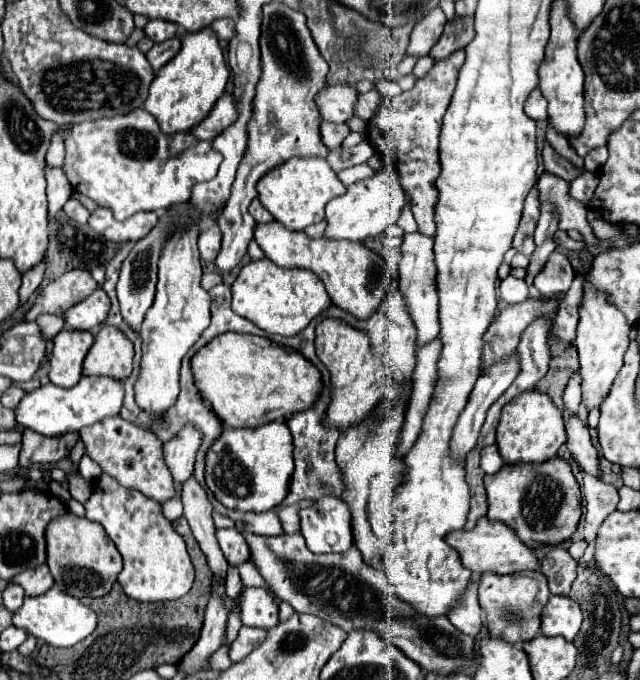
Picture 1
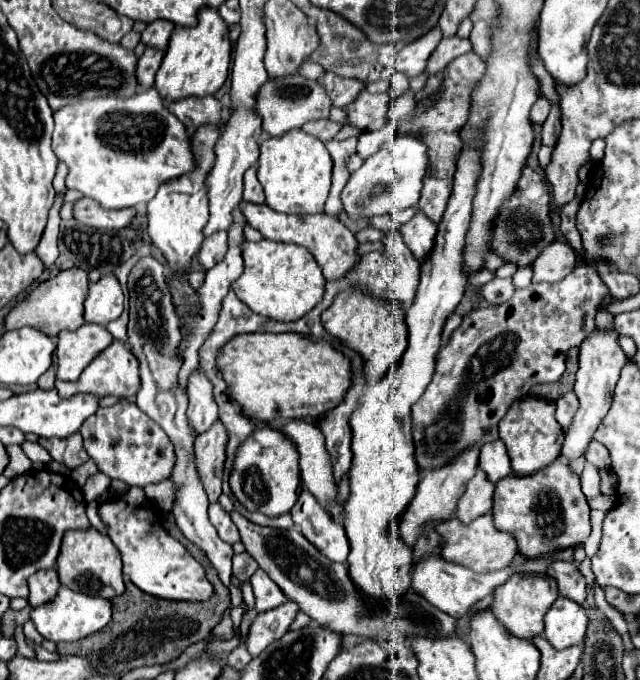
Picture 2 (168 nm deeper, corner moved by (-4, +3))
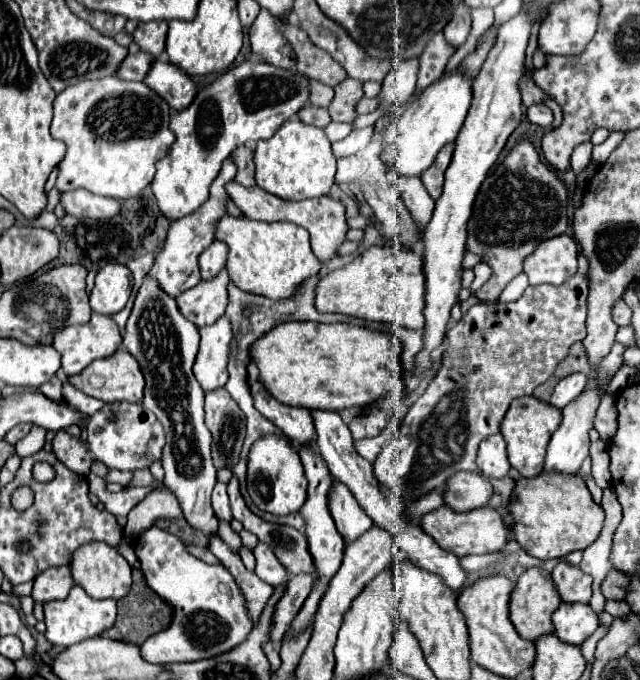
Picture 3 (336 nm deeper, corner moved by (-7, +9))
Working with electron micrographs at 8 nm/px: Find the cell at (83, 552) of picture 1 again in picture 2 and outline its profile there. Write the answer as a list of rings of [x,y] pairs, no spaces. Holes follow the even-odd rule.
[[[96,528],[88,530],[68,530],[62,540],[60,556],[56,560],[56,570],[60,574],[62,586],[100,598],[116,598],[124,592],[122,580],[122,560],[120,552],[112,544],[112,540]]]

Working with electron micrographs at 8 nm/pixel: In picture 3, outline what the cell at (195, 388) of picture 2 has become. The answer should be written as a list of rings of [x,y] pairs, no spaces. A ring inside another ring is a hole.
[[[223,314],[209,326],[199,328],[201,342],[199,352],[193,364],[193,372],[203,390],[219,388],[227,382],[227,362],[229,362],[229,346],[233,340],[229,316]]]

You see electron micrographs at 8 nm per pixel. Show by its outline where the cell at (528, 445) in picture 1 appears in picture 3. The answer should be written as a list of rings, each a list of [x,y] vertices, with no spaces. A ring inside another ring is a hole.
[[[525,396],[515,400],[515,404],[511,404],[511,408],[507,410],[507,416],[503,418],[501,424],[501,434],[507,442],[507,454],[509,454],[509,464],[523,476],[523,478],[533,478],[539,474],[539,468],[543,468],[543,456],[549,444],[551,434],[559,428],[561,424],[561,410],[541,402],[533,396]]]

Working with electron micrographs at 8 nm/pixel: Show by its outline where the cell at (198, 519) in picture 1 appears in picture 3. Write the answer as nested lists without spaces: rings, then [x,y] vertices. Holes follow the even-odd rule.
[[[225,388],[205,392],[205,426],[213,434],[215,468],[237,464],[245,438],[245,416]]]

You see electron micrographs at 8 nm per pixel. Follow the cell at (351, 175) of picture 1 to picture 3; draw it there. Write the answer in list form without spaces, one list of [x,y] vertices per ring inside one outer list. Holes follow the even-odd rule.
[[[365,128],[365,130],[357,130],[357,132],[351,132],[347,138],[339,140],[333,144],[333,154],[337,158],[343,158],[343,156],[349,156],[349,154],[355,154],[363,148],[367,148],[367,144],[371,142],[371,134],[373,134],[373,128]]]

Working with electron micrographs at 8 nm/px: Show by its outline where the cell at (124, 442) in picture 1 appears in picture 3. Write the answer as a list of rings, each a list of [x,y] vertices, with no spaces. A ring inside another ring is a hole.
[[[115,402],[115,404],[105,404],[97,414],[89,418],[87,442],[93,456],[107,468],[133,472],[149,468],[155,460],[161,458],[165,436],[163,436],[163,426],[159,424],[159,420],[155,420],[155,414],[147,412],[141,404]]]

